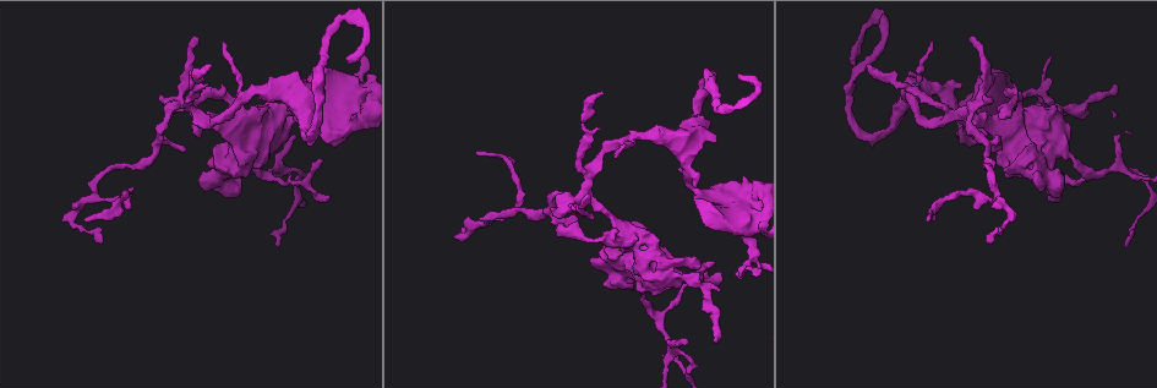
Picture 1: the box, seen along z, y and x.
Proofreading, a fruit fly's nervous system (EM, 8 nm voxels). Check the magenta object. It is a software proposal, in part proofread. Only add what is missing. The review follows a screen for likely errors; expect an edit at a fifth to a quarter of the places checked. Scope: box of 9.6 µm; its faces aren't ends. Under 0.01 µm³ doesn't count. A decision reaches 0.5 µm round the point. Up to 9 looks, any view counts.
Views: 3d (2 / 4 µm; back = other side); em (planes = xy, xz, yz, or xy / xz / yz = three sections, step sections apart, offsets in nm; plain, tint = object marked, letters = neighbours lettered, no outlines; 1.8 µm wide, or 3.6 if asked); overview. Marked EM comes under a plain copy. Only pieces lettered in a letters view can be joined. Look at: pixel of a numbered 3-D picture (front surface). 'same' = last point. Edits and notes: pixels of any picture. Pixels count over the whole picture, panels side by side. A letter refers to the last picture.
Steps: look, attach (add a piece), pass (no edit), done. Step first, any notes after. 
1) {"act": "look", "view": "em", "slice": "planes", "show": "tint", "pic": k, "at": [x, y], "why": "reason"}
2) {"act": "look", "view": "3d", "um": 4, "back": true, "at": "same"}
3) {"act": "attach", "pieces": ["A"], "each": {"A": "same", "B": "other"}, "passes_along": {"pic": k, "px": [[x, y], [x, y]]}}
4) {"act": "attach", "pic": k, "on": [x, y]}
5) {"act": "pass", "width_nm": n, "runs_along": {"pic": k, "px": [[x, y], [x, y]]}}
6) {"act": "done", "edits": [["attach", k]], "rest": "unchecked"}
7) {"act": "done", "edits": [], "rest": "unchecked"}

{"act": "look", "view": "em", "um": 3.6, "slice": "xz", "step": 16, "show": "tint", "pic": 1, "at": [715, 341]}

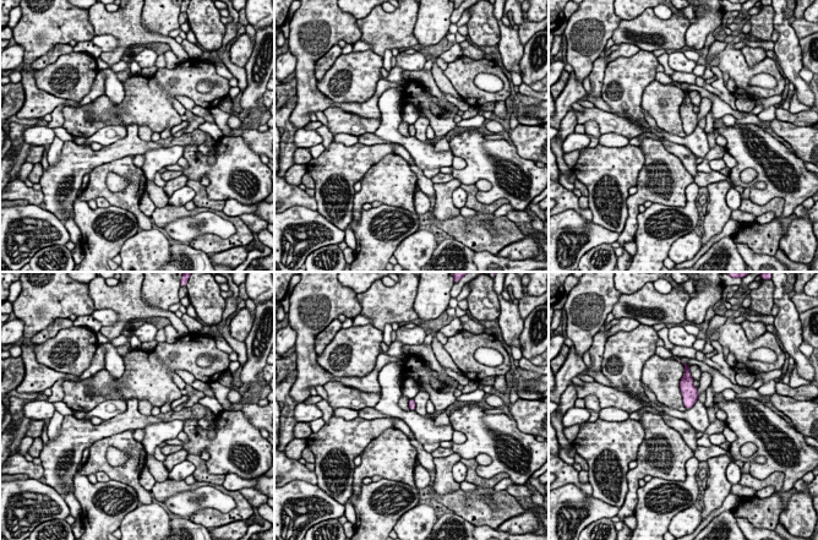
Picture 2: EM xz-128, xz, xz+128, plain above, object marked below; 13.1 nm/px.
{"act": "look", "view": "em", "um": 3.6, "slice": "planes", "show": "letters", "at": "same"}

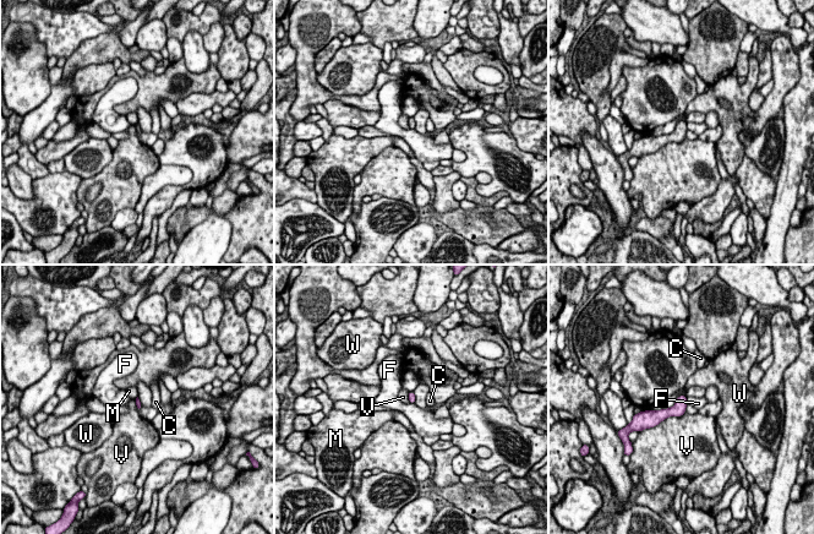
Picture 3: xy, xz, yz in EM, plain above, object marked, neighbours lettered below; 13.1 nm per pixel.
{"act": "pass", "each": {"C": "other", "F": "other", "M": "other", "V": "other", "W": "other"}, "border": {"pic": 3, "px": [[686, 397], [687, 404]]}, "found": "none of them fits"}

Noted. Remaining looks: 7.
{"act": "look", "view": "em", "slice": "xz", "step": 16, "show": "tint", "pic": 1, "at": [350, 63], "why": "tapers out"}

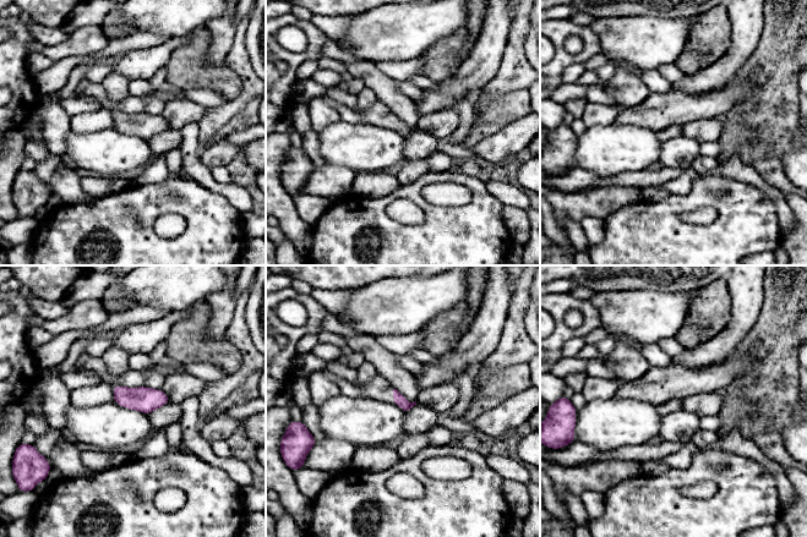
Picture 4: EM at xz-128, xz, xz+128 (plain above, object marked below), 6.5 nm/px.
{"act": "look", "view": "em", "slice": "planes", "show": "letters", "at": "same", "why": "cut it another way"}

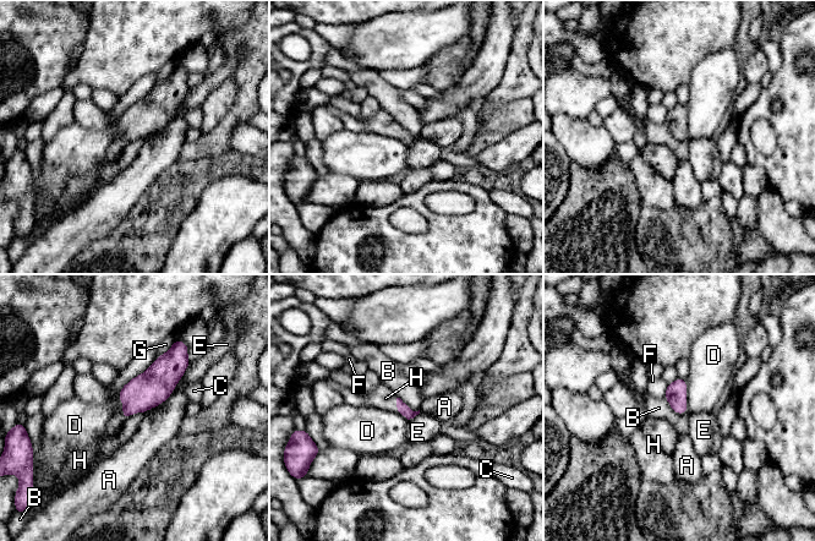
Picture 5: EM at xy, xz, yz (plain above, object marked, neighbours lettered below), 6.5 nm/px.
{"act": "attach", "pieces": ["H"], "each": {"A": "other", "B": "other", "C": "other", "D": "other", "E": "other", "F": "other", "G": "other", "H": "same"}, "found": "it goes on there"}

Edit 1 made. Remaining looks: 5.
{"act": "look", "view": "overview", "why": "redraw"}

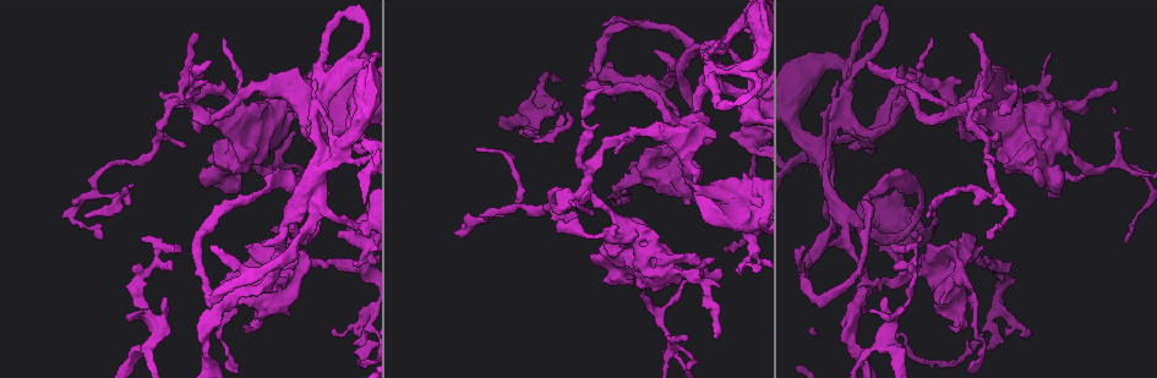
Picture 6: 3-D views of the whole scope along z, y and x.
{"act": "look", "view": "em", "slice": "yz", "step": 4, "show": "letters", "pic": 6, "at": [362, 53], "why": "thin end"}

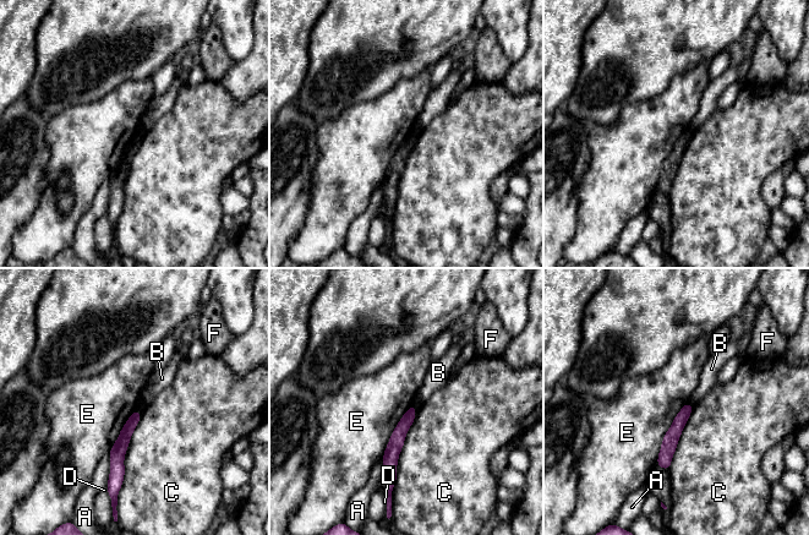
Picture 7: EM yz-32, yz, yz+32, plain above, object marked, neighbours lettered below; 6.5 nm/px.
{"act": "pass", "each": {"A": "other", "B": "other", "C": "other", "D": "other", "E": "other", "F": "other"}, "runs_along": {"pic": 7, "px": [[413, 409], [391, 454], [388, 476]]}, "found": "no lettered piece goes on from it"}

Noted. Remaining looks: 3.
{"act": "look", "view": "em", "slice": "xz", "step": 4, "show": "letters", "pic": 6, "at": [160, 93]}

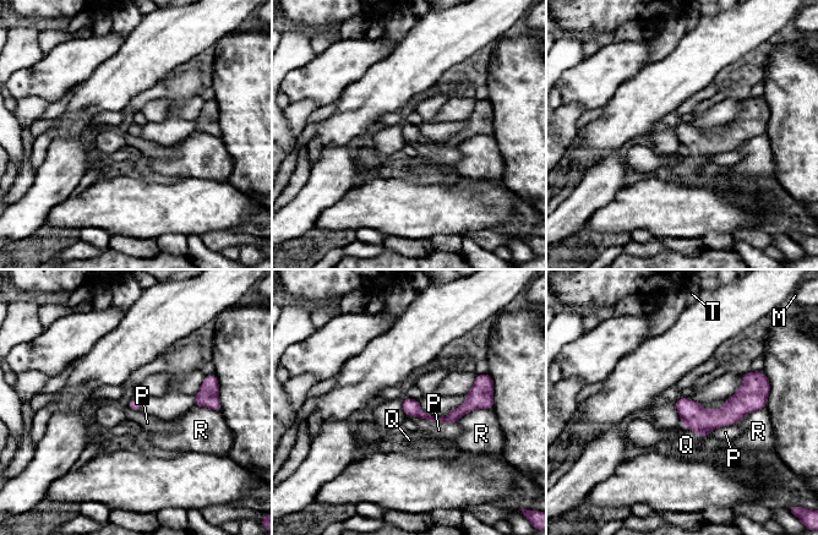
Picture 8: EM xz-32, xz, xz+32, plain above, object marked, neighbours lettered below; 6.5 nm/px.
{"act": "attach", "pieces": ["Q"], "each": {"M": "other", "P": "other", "Q": "same", "R": "other", "T": "other"}, "passes_along": {"pic": 8, "px": [[693, 416], [694, 431], [686, 445]]}, "found": "it goes on there"}

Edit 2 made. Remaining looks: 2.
{"act": "done", "edits": [["attach", 5], ["attach", 8]], "rest": "unchecked"}

